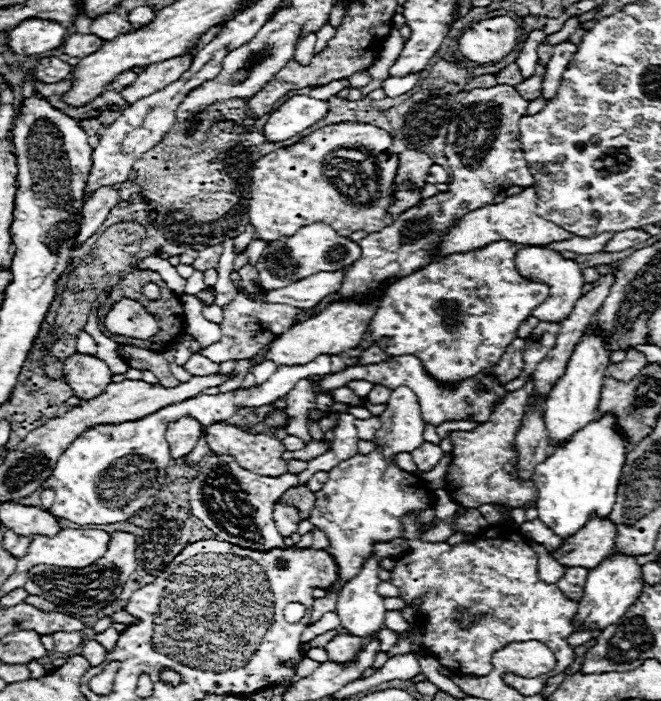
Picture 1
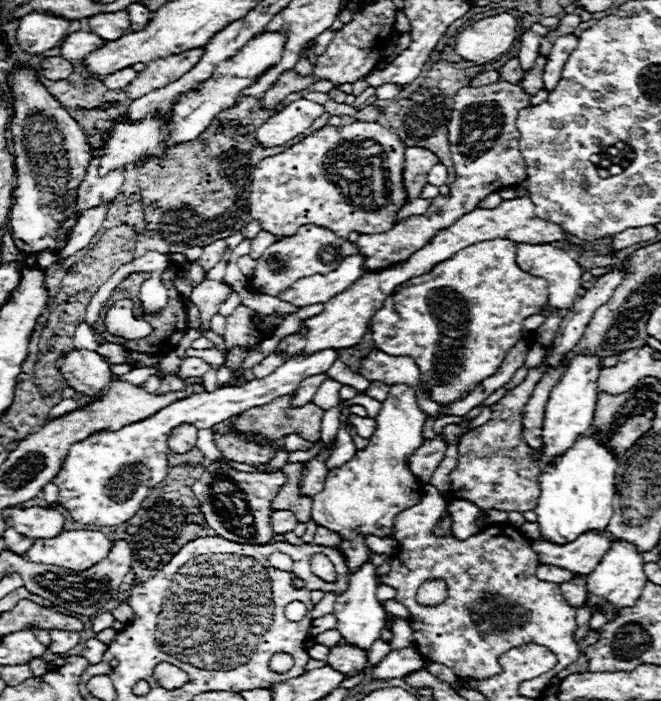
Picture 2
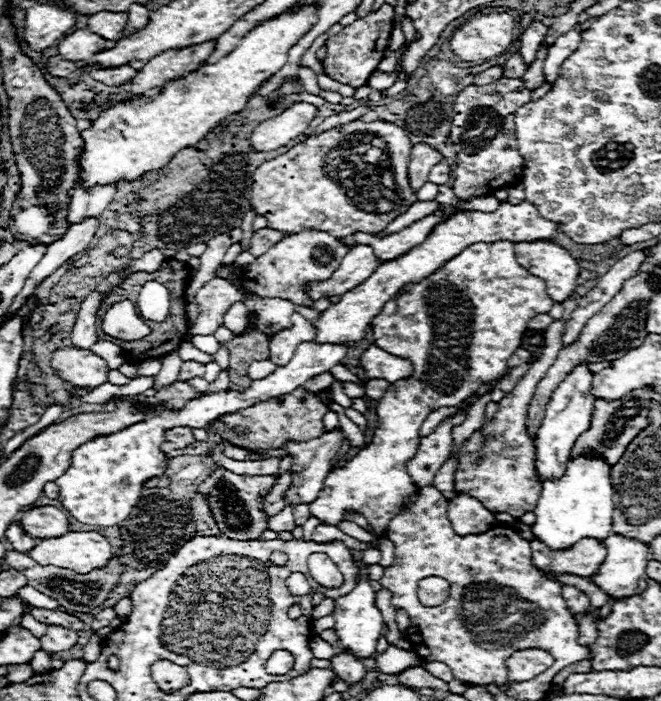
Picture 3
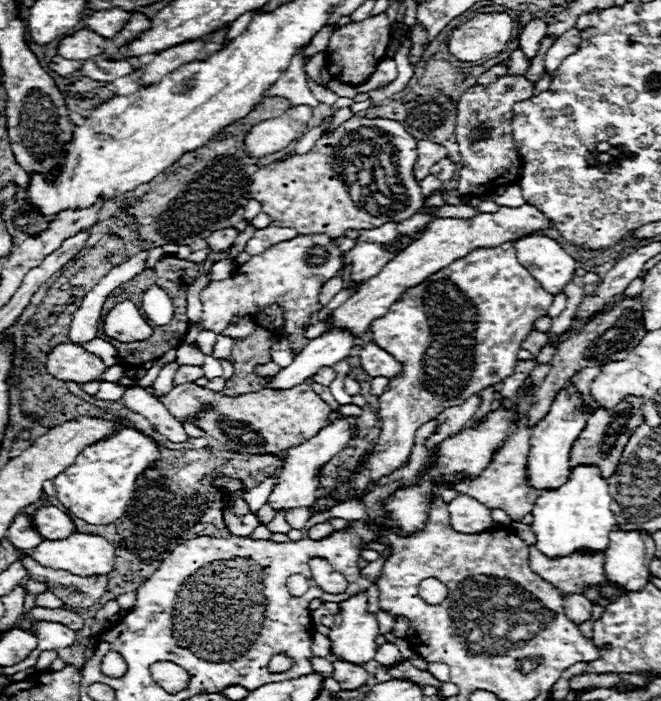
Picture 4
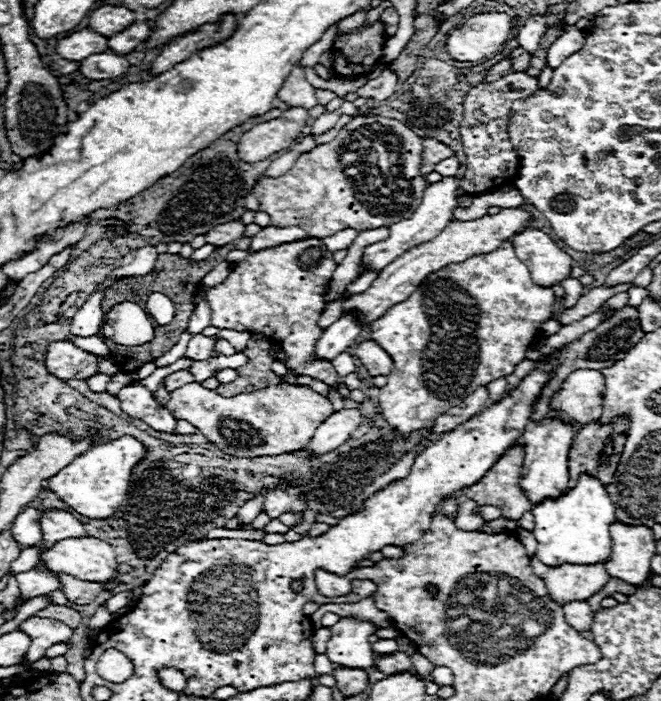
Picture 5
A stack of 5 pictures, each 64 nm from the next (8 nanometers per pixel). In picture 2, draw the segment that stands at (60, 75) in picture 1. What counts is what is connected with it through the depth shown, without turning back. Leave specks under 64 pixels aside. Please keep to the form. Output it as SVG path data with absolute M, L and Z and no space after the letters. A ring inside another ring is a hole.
M50 56L44 60L46 62L42 62L42 76L46 76L48 80L64 80L74 72L74 66L62 56Z

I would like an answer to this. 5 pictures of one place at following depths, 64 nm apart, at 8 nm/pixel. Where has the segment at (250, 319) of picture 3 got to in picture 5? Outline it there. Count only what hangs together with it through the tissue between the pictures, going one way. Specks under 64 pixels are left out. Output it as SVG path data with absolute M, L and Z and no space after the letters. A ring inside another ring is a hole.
M220 330L220 336L224 340L228 340L236 348L236 352L242 352L246 348L246 344L248 344L252 334L250 332L236 332L236 330Z

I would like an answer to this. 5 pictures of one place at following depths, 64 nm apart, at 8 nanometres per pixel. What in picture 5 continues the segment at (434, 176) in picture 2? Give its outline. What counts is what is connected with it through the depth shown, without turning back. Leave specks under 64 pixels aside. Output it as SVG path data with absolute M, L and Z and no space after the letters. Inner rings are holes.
M456 156L446 158L446 160L438 162L438 166L434 166L434 170L436 170L440 176L456 176L456 174L458 174L458 168L460 168L460 162L458 162Z

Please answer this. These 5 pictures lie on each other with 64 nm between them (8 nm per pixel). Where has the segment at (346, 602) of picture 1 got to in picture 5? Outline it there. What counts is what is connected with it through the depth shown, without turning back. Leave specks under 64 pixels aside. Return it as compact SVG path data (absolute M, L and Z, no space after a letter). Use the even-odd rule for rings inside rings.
M340 618L332 626L332 638L326 648L326 656L332 664L344 668L370 668L372 644L368 638L374 634L372 622L362 622L356 618Z

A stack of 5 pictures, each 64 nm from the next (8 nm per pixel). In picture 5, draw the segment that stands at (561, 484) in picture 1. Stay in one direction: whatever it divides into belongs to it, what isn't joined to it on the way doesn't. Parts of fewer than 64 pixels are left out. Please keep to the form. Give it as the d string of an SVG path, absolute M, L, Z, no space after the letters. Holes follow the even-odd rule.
M582 476L578 484L556 500L544 500L534 506L534 536L538 542L536 556L548 566L570 564L606 564L612 552L610 524L614 522L614 504L606 494L606 488L588 476Z

